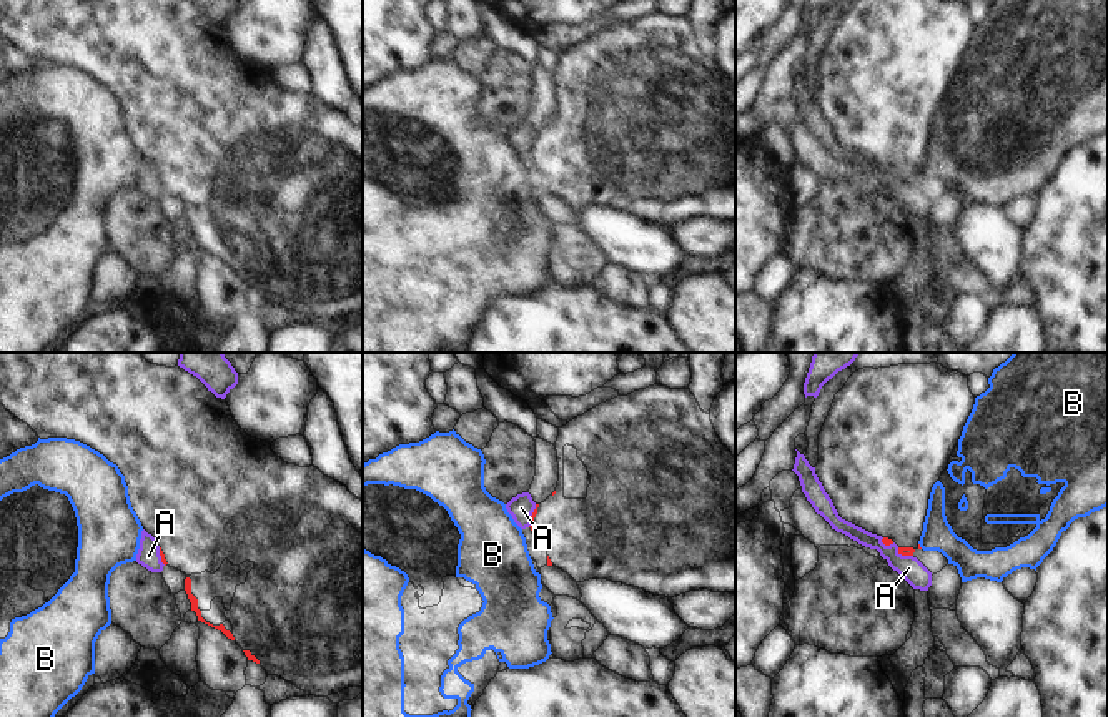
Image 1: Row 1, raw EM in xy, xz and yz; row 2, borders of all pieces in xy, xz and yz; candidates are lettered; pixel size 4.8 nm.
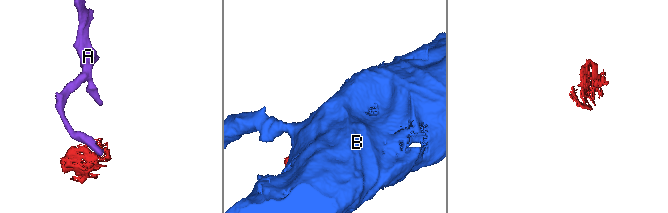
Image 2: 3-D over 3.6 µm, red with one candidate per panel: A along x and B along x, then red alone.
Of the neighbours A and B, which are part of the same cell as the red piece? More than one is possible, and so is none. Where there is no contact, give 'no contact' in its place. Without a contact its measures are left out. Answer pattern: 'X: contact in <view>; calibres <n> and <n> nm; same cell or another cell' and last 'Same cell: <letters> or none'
A: contact in xz; calibres 20 and 120 nm; another cell
B: contact in yz; calibres 20 and 150 nm; another cell
Same cell: none

